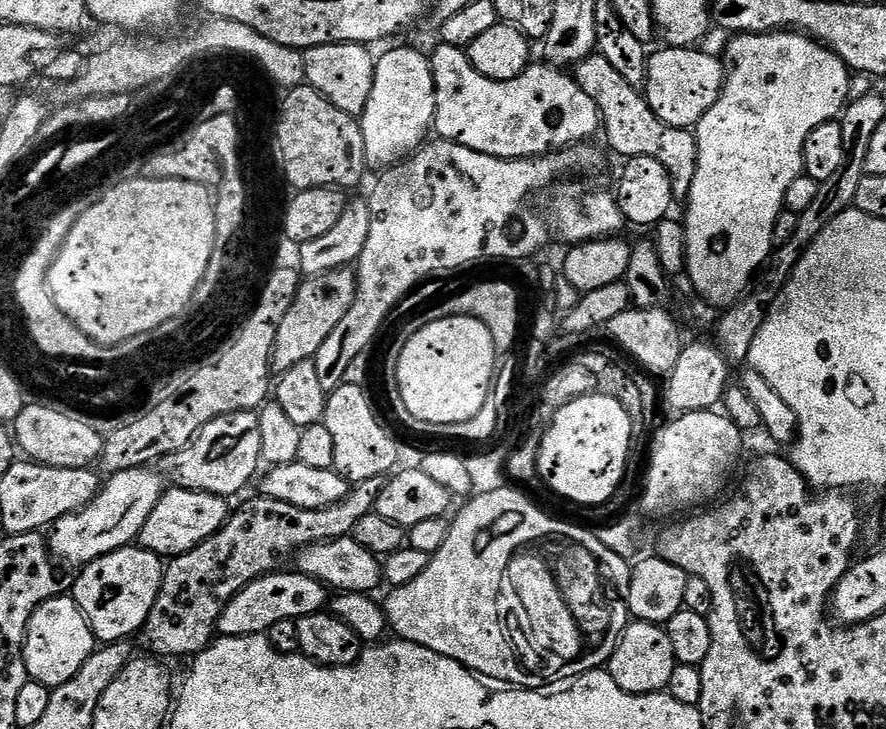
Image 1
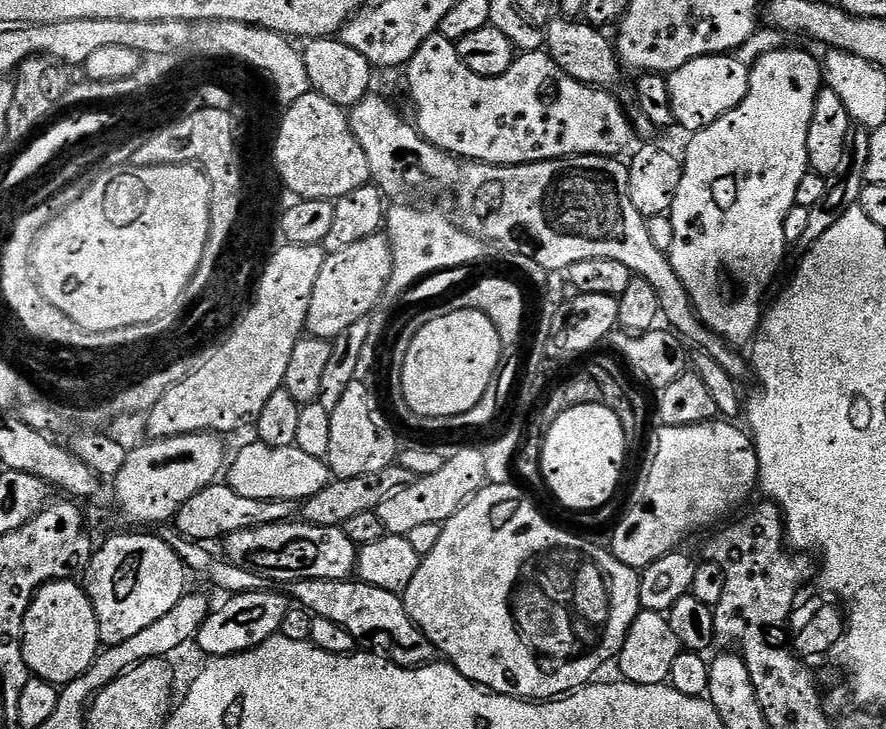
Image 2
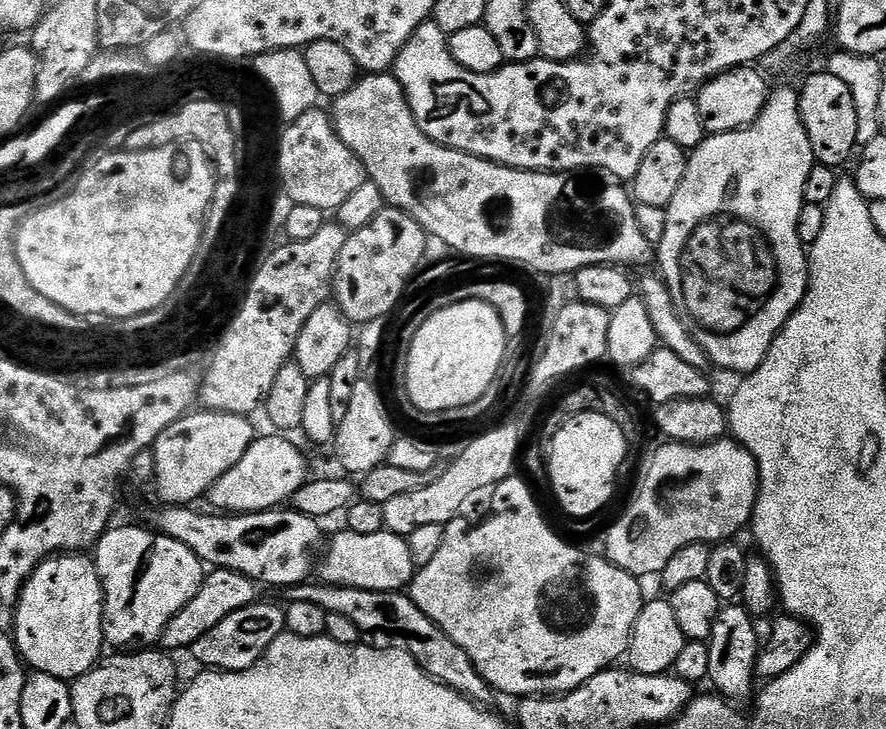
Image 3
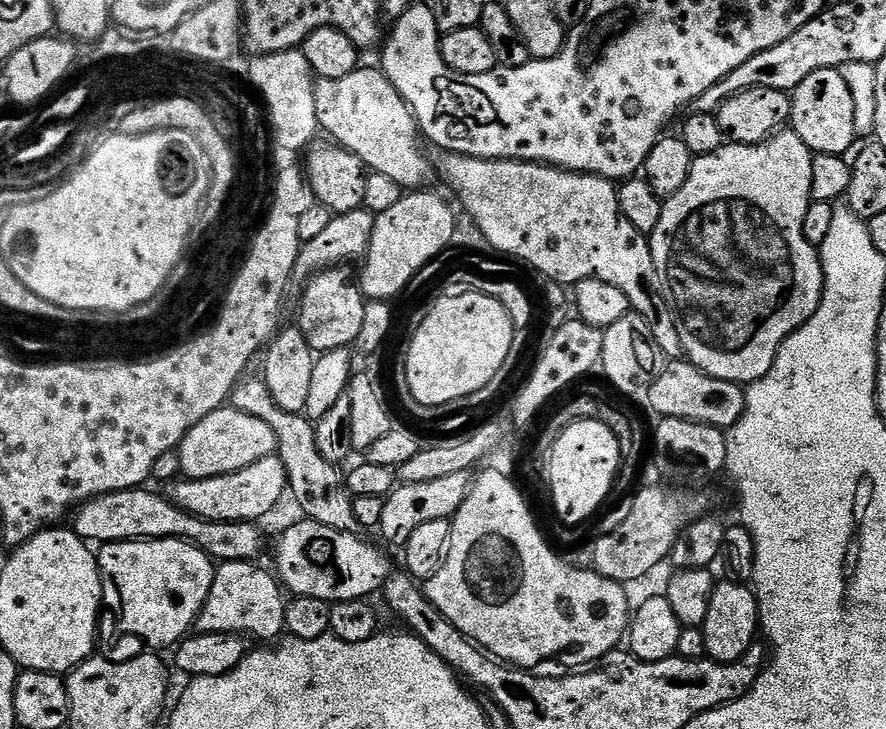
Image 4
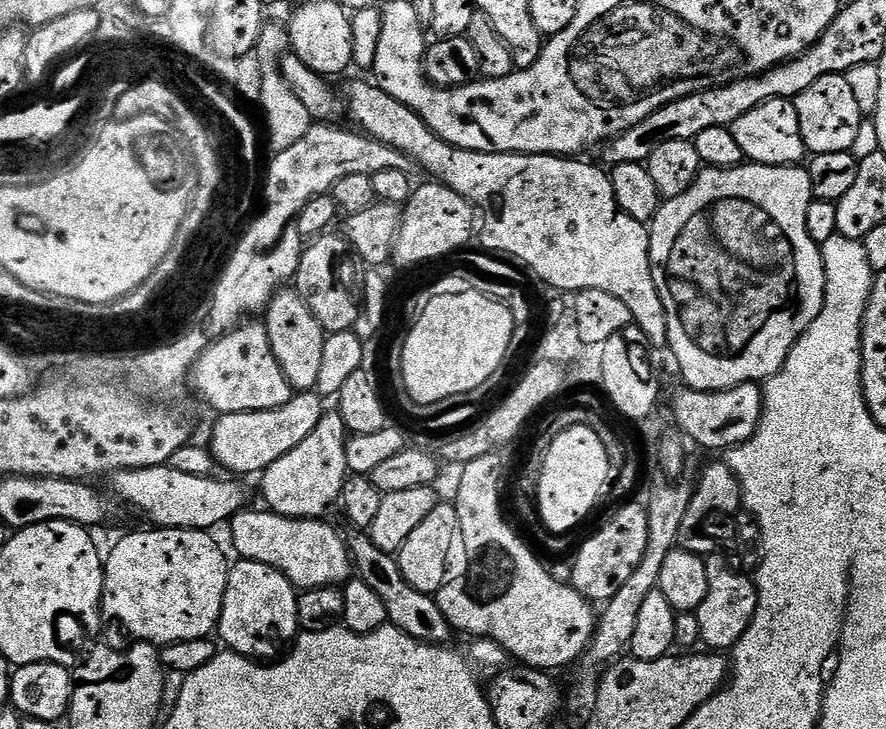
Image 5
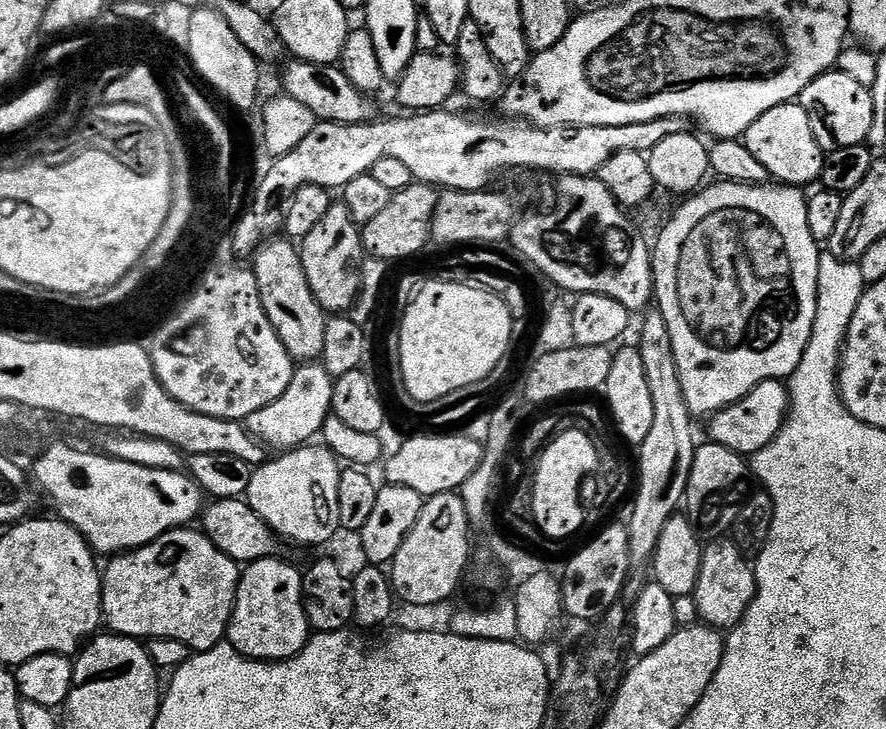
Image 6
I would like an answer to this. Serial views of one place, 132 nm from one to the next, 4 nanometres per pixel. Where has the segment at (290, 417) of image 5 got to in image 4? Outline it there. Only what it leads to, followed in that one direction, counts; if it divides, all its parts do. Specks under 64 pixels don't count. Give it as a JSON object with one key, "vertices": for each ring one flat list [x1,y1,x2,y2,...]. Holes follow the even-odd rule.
{"vertices":[[225,406,214,410,214,414,206,414,198,426,194,426,186,434,180,447,180,468,190,480,214,478,222,474,230,474,250,466,256,460,276,452,276,435,262,418,254,418,250,414,242,414,237,408]]}

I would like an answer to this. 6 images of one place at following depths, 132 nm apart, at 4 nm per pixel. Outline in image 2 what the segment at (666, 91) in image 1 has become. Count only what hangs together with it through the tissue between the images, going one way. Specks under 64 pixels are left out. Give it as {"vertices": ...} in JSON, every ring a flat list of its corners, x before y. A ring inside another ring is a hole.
{"vertices":[[732,54,703,56,667,73,676,124,684,127,688,134,698,133,706,126,718,122,722,114,737,108,746,98,746,90,750,90,750,68,747,63,744,65,736,58]]}

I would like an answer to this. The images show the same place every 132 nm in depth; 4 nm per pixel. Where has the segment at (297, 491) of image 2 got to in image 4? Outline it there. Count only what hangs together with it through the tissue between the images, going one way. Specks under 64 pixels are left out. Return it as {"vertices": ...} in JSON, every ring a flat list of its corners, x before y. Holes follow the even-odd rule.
{"vertices":[[273,454,261,460,256,460,250,466,246,466,237,472,222,474,214,478,202,478,201,480,190,480,180,478,180,481,170,491,170,499,182,510,186,510,191,516,197,516,203,520,218,520,221,524,239,524,241,522,259,521,259,516,264,516,283,496,286,496,288,487,288,475,282,466,279,455]]}

